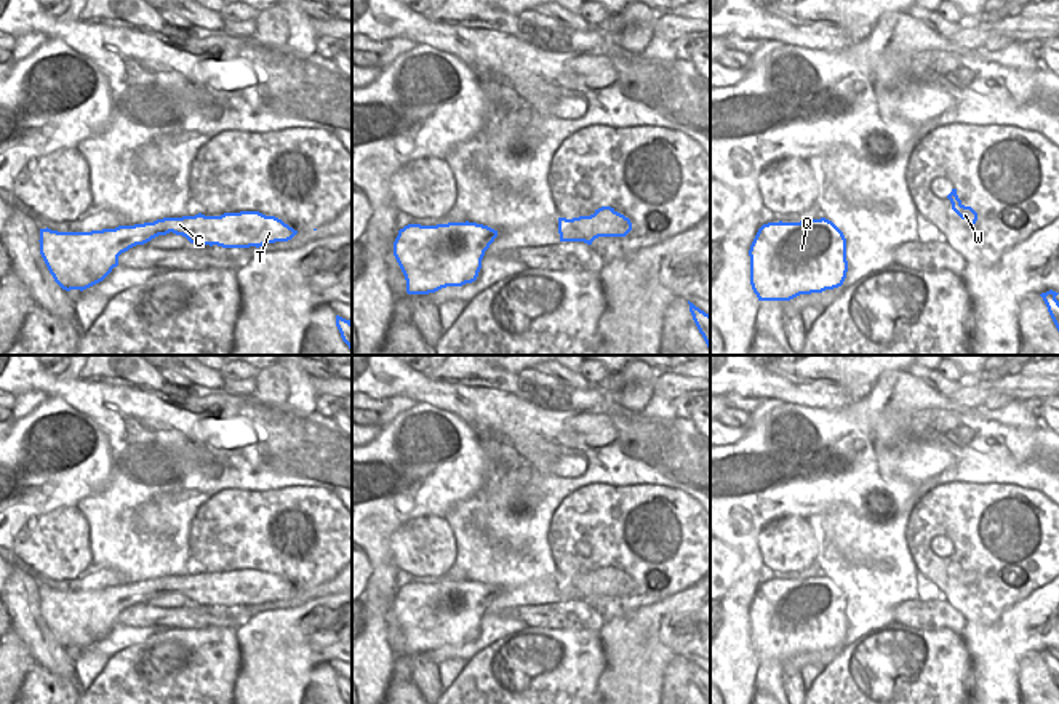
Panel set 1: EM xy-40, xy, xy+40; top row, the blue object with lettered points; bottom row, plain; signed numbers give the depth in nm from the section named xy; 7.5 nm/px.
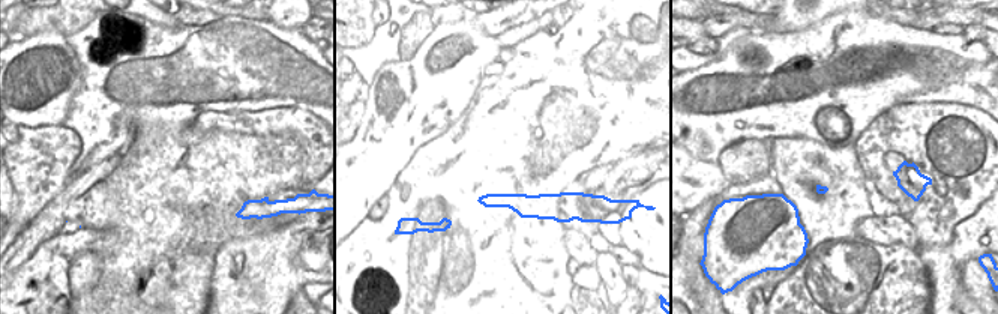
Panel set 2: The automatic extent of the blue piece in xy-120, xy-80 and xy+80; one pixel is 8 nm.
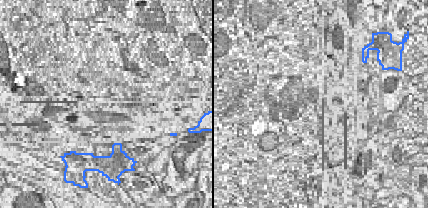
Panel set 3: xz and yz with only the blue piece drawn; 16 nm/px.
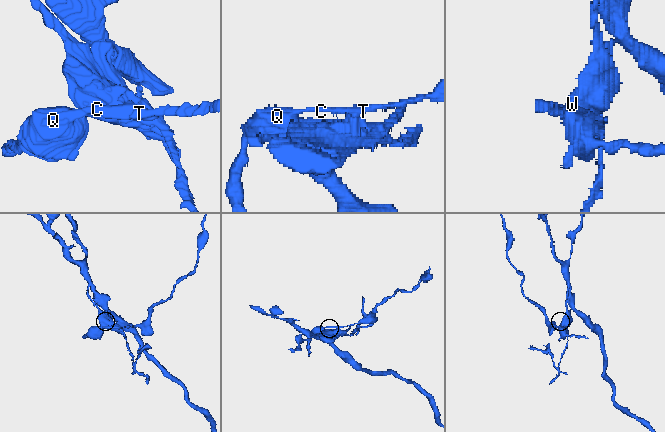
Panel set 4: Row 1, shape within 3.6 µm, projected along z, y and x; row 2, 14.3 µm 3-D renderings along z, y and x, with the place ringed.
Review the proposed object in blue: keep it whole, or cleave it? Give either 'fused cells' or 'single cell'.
fused cells

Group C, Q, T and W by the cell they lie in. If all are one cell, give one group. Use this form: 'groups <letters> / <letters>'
groups C Q T / W

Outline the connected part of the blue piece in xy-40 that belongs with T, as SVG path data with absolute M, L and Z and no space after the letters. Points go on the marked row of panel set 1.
M259 211L224 213L221 216L163 218L154 222L118 226L91 232L58 232L40 229L40 254L54 282L66 291L86 290L102 282L118 256L158 235L176 234L194 245L250 248L288 242L298 230L275 216Z

